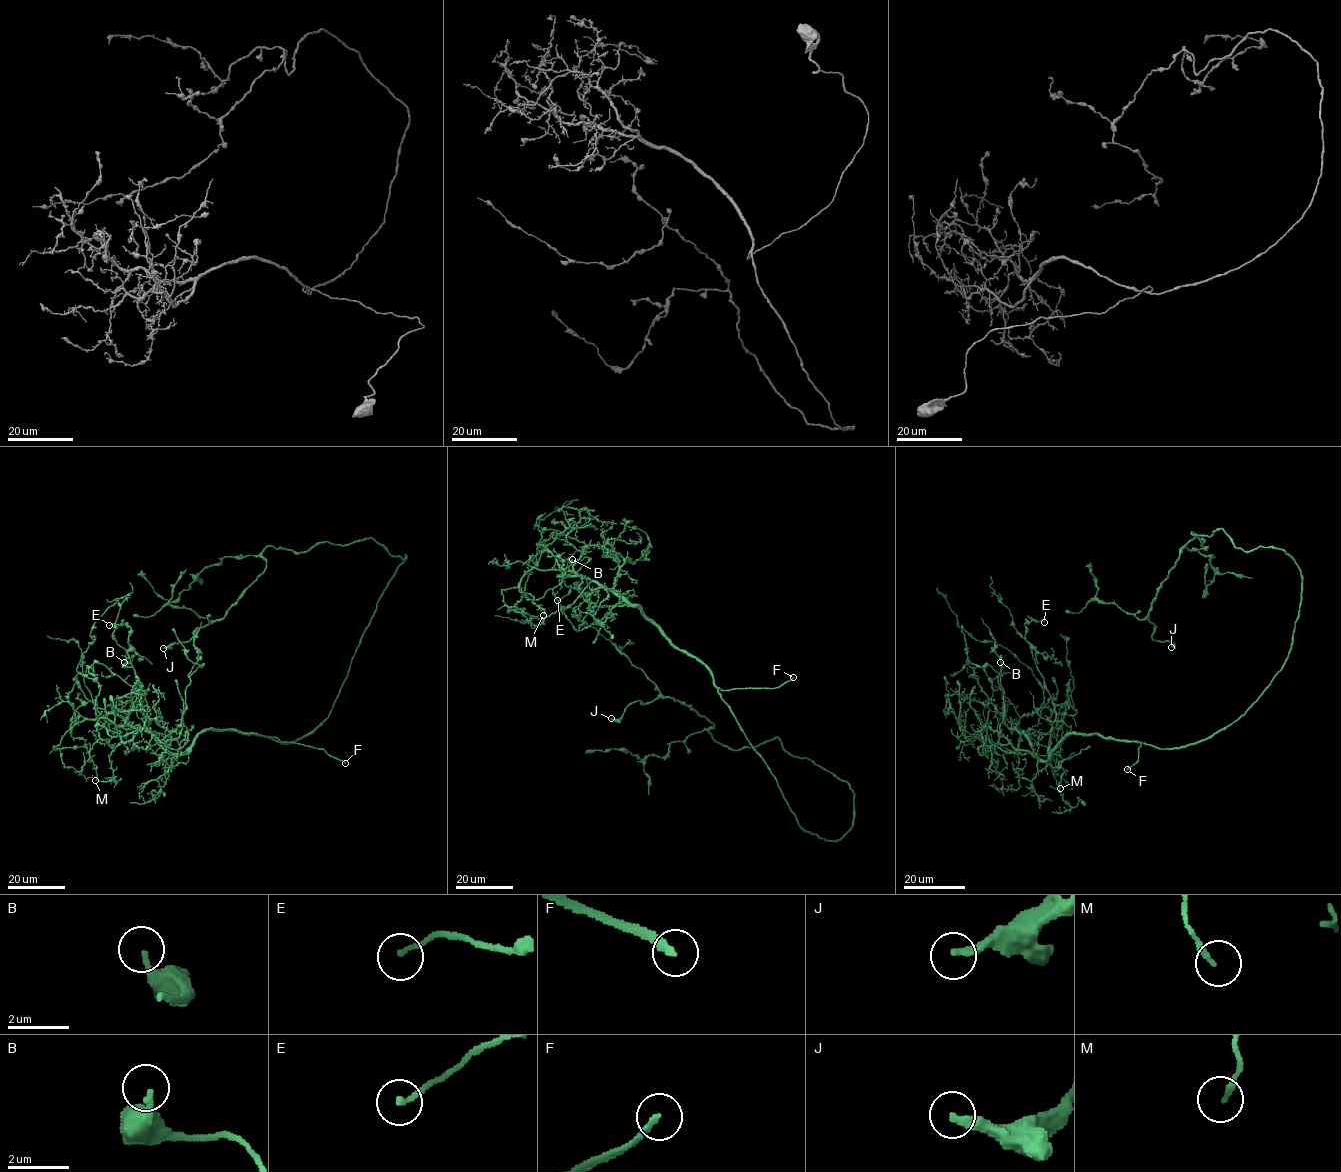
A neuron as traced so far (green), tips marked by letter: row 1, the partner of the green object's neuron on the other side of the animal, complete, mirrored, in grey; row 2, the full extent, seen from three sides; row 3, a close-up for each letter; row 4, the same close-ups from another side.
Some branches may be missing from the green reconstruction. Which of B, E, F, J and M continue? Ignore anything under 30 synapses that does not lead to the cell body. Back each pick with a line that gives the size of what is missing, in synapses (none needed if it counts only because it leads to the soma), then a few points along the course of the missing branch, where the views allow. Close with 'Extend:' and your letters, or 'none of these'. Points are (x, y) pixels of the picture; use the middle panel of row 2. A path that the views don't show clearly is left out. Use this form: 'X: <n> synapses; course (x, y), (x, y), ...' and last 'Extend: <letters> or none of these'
J: 120 synapses; course (611, 718), (558, 718), (538, 703), (525, 682), (478, 666), (483, 664)
Extend: J

